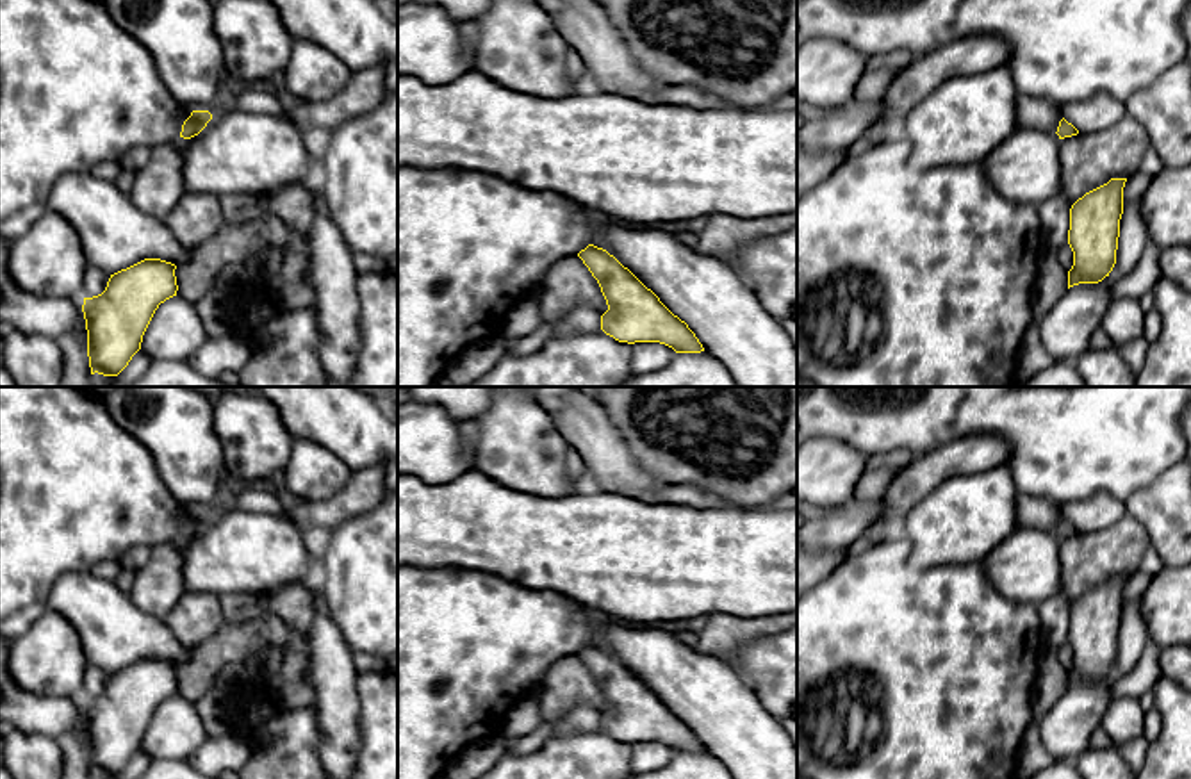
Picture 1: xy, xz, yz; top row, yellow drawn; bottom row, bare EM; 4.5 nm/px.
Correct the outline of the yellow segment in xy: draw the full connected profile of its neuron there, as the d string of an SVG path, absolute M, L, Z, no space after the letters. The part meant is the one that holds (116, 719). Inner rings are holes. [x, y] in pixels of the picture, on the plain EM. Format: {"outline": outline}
{"outline": "M144 658L111 674L102 693L84 697L91 774L118 775L128 765L159 704L177 695L175 668Z"}

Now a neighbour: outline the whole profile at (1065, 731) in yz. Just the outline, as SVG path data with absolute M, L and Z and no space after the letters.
M1113 670L1098 683L1070 686L1039 722L1039 740L1052 759L1073 759L1088 749L1111 704L1109 686L1120 674Z

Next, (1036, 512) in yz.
M1016 494L1016 522L1020 526L1029 526L1045 531L1057 531L1061 515L1061 506L1048 497Z

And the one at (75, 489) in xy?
M0 387L0 620L45 603L64 574L119 560L134 545L178 538L189 515L162 483L152 453L111 419L102 394L86 387Z

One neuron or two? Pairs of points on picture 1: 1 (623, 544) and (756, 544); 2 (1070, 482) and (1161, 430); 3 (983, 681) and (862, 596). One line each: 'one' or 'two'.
1: one
2: one
3: one

